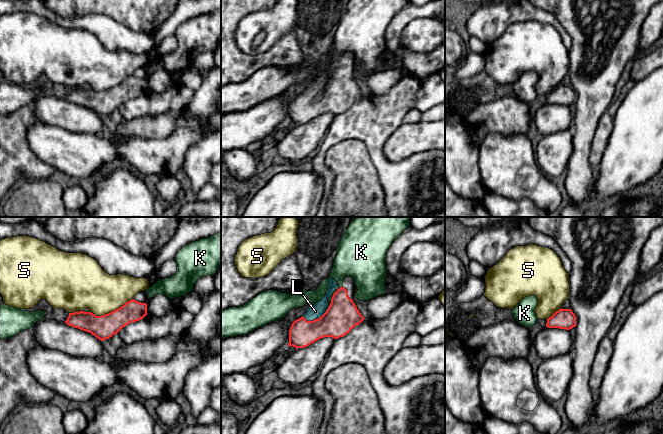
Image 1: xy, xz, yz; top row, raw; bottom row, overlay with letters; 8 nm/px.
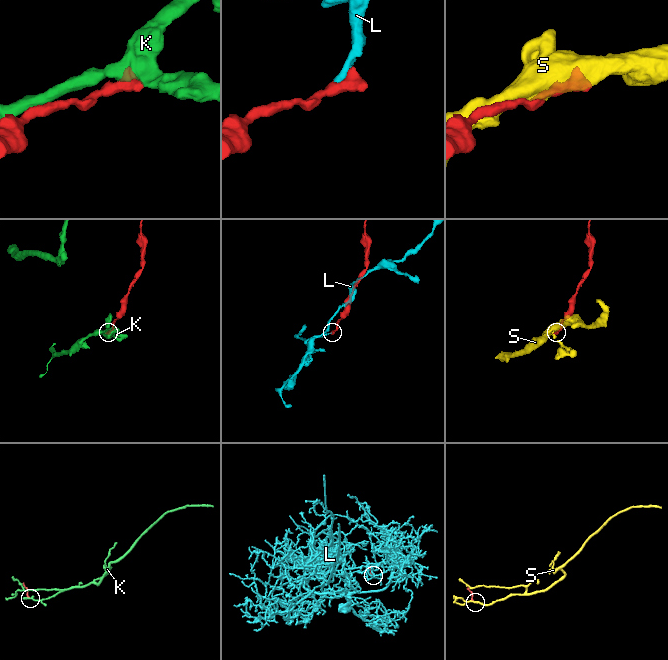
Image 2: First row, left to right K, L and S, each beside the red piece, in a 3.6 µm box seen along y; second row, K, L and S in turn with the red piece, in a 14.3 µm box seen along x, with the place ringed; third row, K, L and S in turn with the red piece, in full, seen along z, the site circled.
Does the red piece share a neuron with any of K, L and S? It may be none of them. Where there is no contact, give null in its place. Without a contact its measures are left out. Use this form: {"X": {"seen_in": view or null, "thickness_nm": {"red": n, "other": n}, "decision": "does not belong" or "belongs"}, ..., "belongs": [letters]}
{"K": {"seen_in": "xz", "thickness_nm": {"red": 260, "other": 170}, "decision": "does not belong"}, "L": {"seen_in": "xz", "thickness_nm": {"red": 260, "other": 120}, "decision": "belongs"}, "S": {"seen_in": "xy", "thickness_nm": {"red": 190, "other": 320}, "decision": "does not belong"}, "belongs": ["L"]}

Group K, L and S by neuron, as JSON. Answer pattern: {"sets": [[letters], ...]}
{"sets": [["K"], ["L"], ["S"]]}

